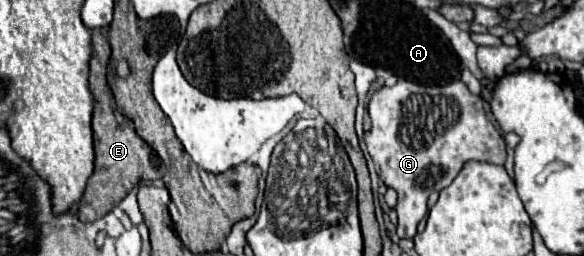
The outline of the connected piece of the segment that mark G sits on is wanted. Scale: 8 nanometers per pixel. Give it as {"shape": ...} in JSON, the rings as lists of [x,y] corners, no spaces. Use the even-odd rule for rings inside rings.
{"shape":[[[399,79],[393,87],[381,87],[373,93],[369,101],[369,117],[371,117],[371,131],[365,133],[367,151],[375,163],[377,175],[383,179],[387,187],[393,187],[399,193],[397,201],[397,235],[413,239],[417,233],[417,223],[427,213],[427,197],[431,191],[445,189],[455,175],[463,169],[467,161],[485,161],[493,165],[505,163],[505,141],[487,119],[483,109],[483,99],[473,95],[463,81],[453,81],[449,85],[419,85],[407,79]]]}

